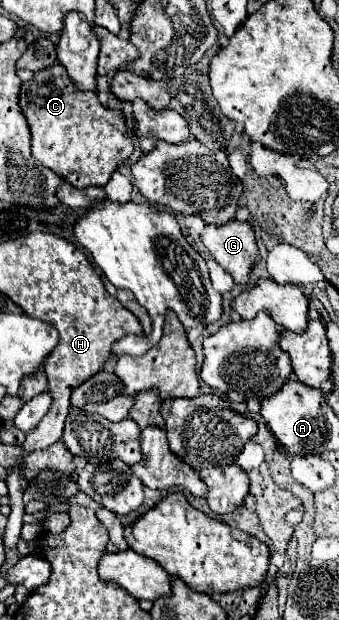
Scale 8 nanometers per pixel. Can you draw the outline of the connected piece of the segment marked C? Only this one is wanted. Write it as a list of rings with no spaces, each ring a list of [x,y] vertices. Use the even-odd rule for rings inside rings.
[[[63,65],[43,69],[31,81],[23,83],[19,103],[31,127],[33,157],[73,187],[103,187],[111,173],[133,153],[133,141],[127,133],[123,113],[103,107],[95,91],[77,89]]]

